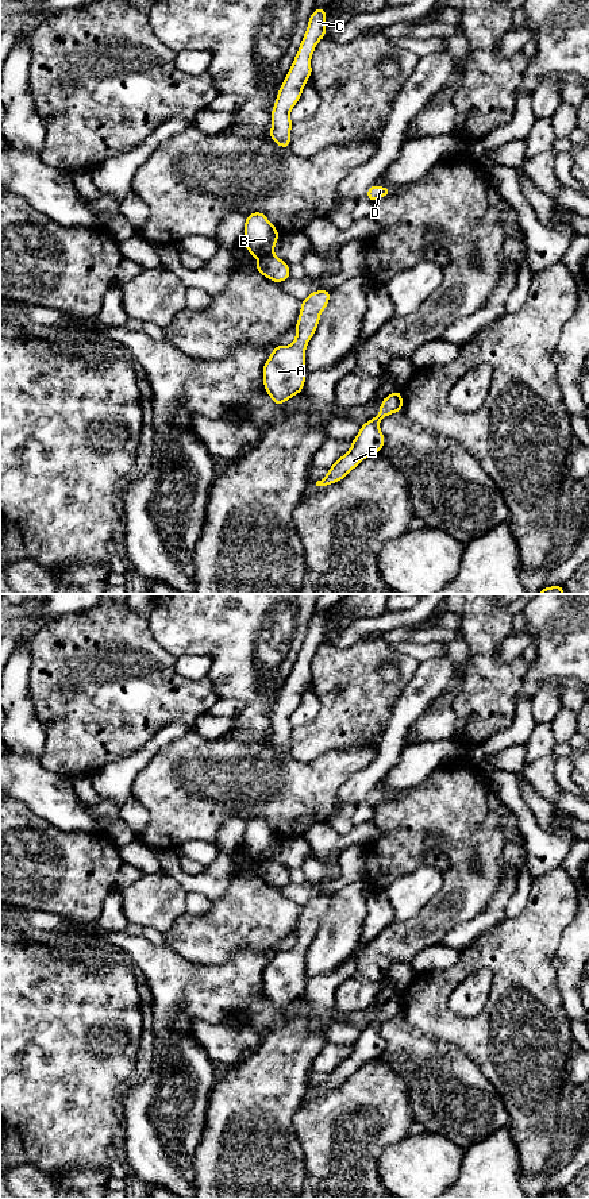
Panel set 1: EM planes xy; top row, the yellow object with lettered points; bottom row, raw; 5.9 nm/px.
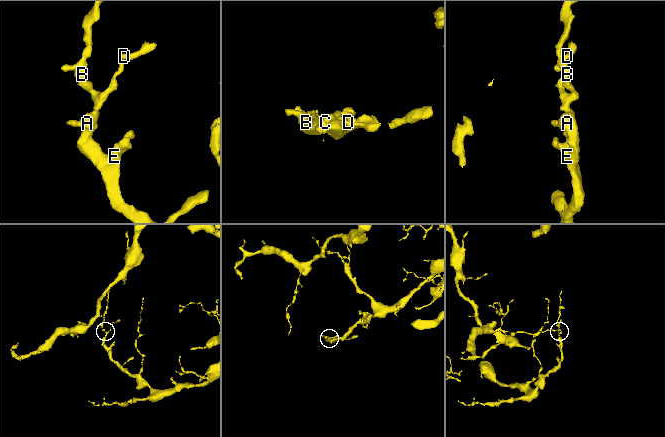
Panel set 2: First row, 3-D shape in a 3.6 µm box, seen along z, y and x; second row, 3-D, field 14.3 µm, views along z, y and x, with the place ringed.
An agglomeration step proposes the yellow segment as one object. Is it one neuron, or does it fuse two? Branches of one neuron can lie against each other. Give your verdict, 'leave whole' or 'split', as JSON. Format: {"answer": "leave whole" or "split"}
{"answer": "split"}

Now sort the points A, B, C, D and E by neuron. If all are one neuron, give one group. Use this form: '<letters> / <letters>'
A D E / B C

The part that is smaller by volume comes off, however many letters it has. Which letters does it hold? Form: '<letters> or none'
B, C

